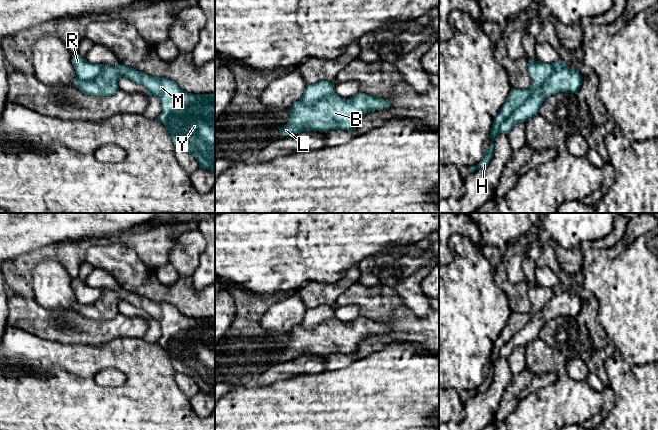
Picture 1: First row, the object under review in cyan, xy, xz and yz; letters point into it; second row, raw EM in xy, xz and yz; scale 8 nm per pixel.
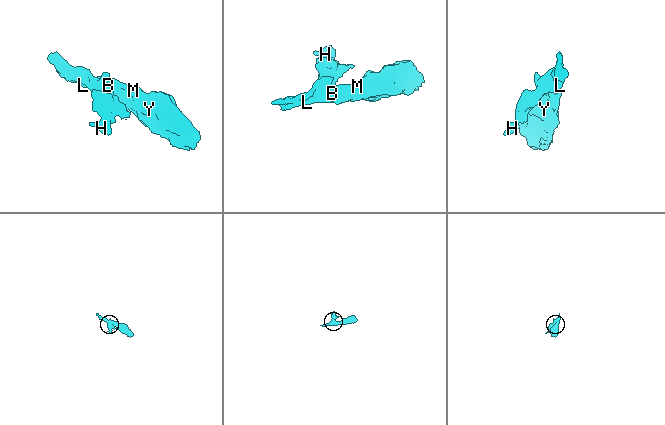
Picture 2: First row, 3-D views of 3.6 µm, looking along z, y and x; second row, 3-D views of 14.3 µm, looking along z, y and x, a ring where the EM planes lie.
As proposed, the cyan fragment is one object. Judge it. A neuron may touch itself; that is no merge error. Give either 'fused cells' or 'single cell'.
fused cells

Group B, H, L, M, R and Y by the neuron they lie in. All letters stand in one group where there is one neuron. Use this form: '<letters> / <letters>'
B L M Y / H R

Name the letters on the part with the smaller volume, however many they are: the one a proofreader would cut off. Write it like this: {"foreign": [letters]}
{"foreign": ["H", "R"]}

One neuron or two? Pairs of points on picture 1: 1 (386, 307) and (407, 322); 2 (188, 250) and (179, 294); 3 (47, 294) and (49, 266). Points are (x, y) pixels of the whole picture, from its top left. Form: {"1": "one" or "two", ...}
{"1": "one", "2": "two", "3": "one"}

